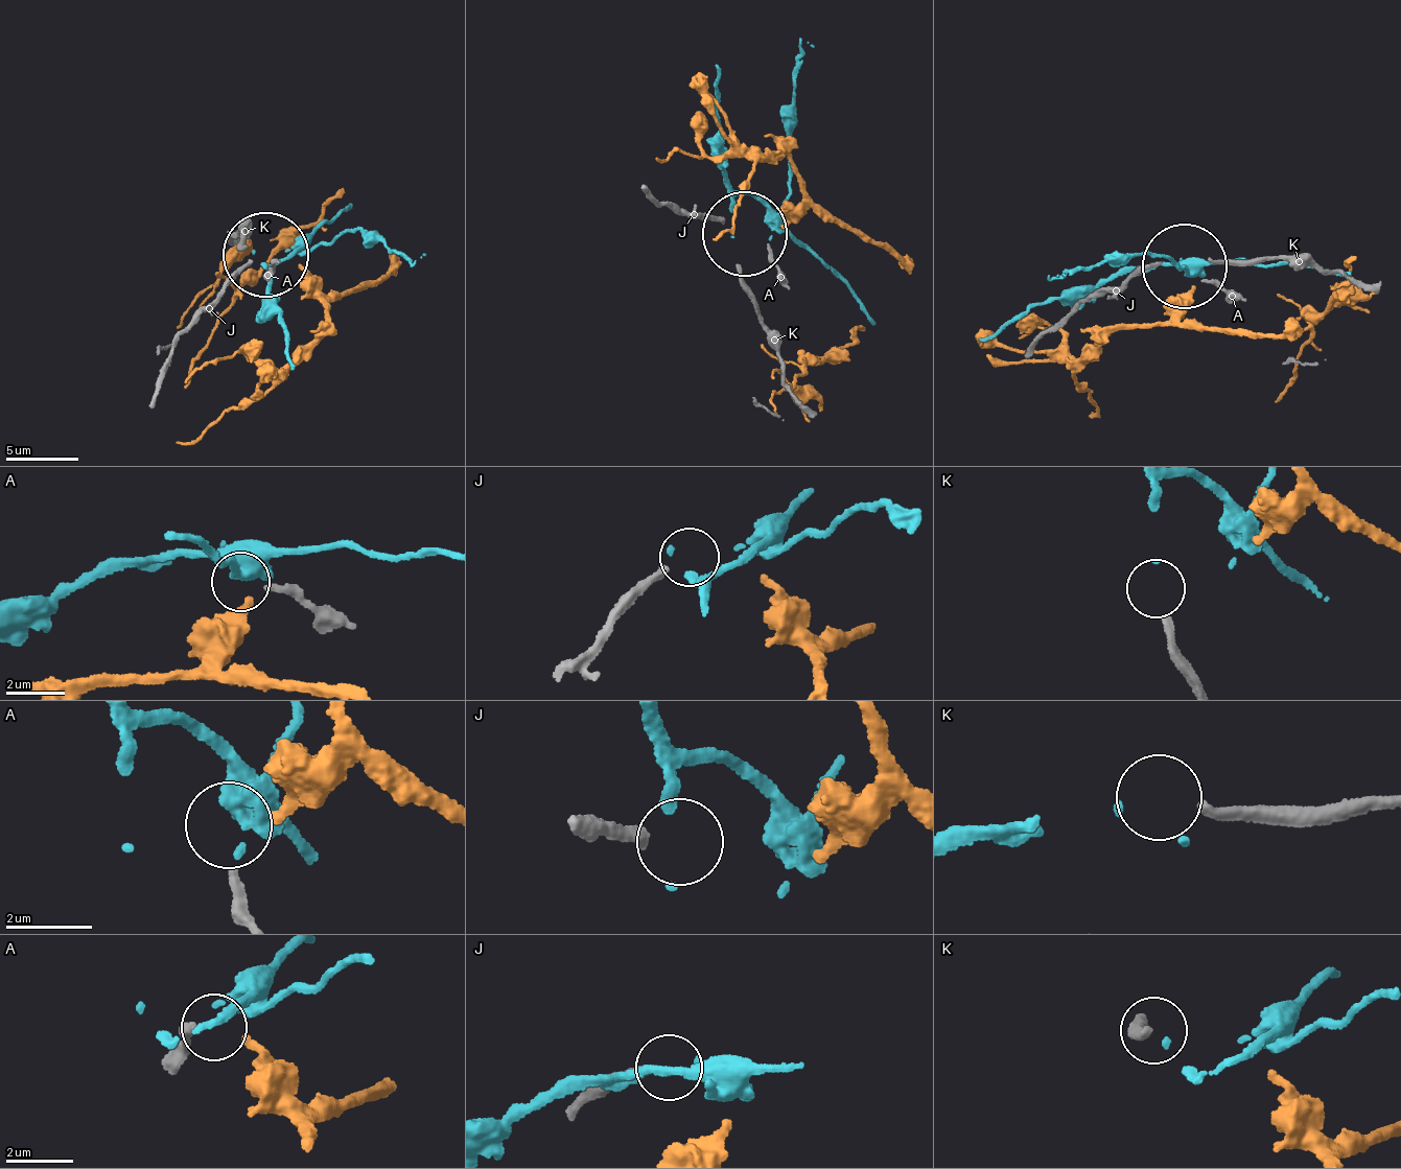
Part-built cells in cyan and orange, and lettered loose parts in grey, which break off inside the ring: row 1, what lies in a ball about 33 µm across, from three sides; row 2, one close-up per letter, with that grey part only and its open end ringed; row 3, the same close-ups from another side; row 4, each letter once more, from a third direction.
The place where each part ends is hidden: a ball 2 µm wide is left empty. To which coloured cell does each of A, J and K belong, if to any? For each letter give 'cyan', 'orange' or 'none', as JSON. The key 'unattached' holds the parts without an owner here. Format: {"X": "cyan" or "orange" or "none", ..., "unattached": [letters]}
{"A": "orange", "J": "none", "K": "cyan", "unattached": ["J"]}

